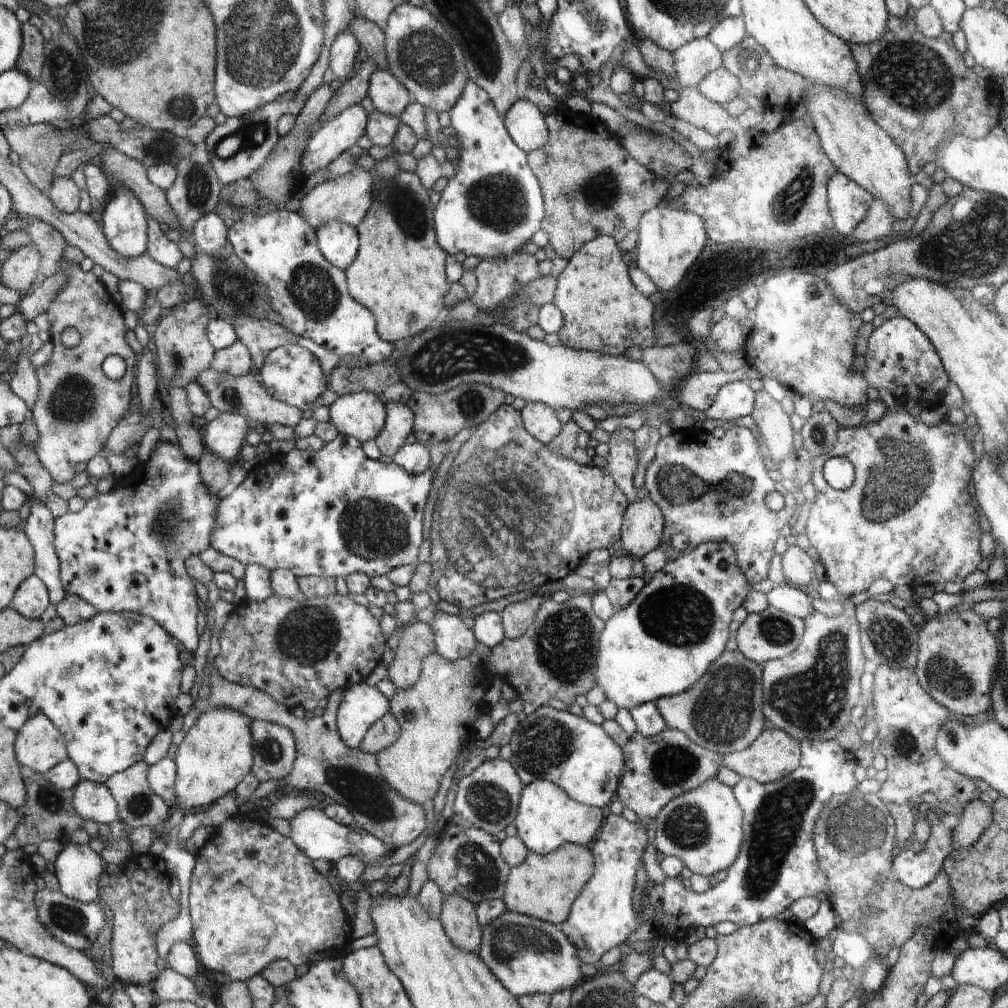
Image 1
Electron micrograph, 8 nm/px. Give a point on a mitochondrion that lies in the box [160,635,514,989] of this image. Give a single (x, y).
(367, 794)

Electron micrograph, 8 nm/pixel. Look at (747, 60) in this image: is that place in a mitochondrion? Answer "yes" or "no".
yes

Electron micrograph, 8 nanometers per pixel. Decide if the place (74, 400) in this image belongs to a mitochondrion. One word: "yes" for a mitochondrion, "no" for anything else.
yes

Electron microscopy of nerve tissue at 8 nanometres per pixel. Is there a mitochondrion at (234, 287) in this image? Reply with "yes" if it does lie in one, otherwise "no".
yes

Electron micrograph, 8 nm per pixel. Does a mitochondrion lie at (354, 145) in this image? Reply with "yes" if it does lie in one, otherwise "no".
no

